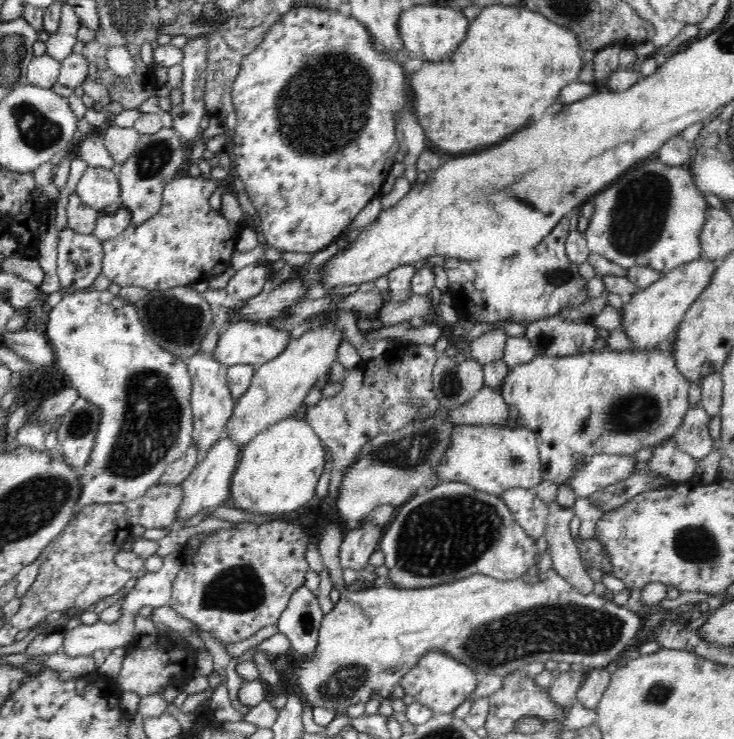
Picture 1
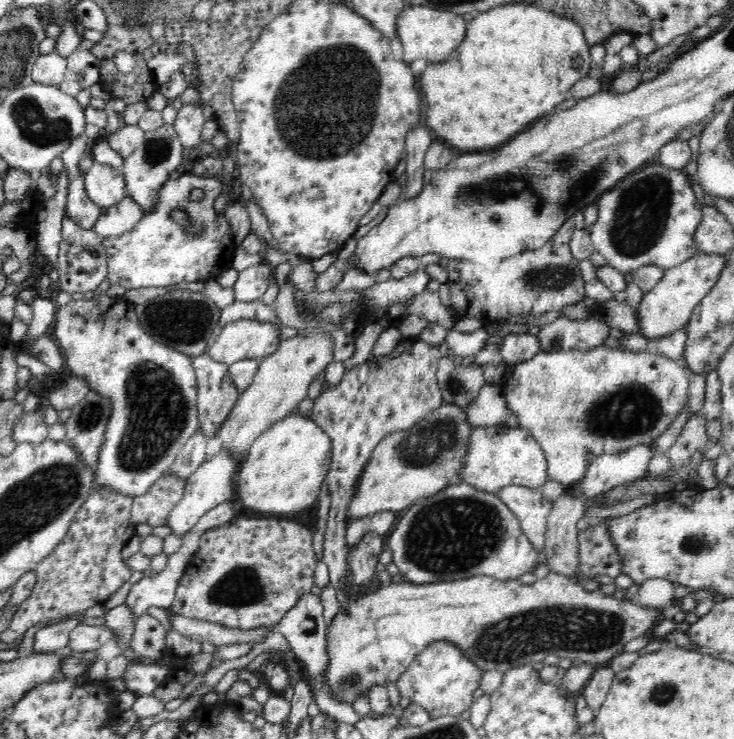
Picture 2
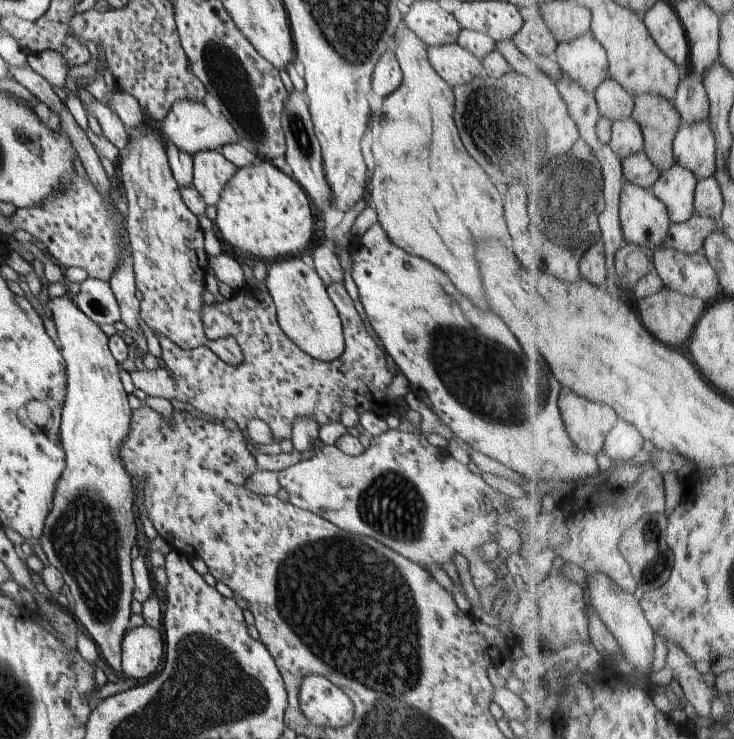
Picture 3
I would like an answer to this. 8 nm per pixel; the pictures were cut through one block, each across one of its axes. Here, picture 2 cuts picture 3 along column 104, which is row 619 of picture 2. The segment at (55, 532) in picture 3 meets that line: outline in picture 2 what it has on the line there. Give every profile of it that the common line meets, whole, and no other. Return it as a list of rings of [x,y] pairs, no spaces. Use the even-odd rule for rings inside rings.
[[[551,571],[544,578],[538,579],[534,584],[530,585],[523,584],[519,579],[500,580],[486,575],[478,575],[454,581],[426,583],[425,585],[395,581],[391,585],[381,586],[369,594],[362,592],[360,589],[355,589],[353,592],[350,592],[350,595],[352,595],[352,600],[345,607],[340,608],[340,612],[335,616],[332,625],[327,628],[327,654],[330,657],[330,663],[327,667],[327,684],[332,689],[334,697],[346,703],[352,703],[356,697],[368,696],[368,691],[373,686],[385,686],[385,684],[390,682],[397,683],[398,678],[414,662],[416,655],[434,642],[452,642],[456,644],[462,650],[462,654],[483,672],[496,670],[504,674],[508,670],[518,668],[518,666],[543,662],[546,656],[552,656],[552,654],[560,658],[571,659],[575,663],[589,663],[600,668],[607,666],[612,659],[622,652],[628,642],[644,636],[655,625],[659,624],[659,620],[663,619],[660,612],[652,607],[639,605],[631,600],[616,600],[612,596],[604,595],[600,590],[588,592],[580,584],[576,584],[574,580]]]

